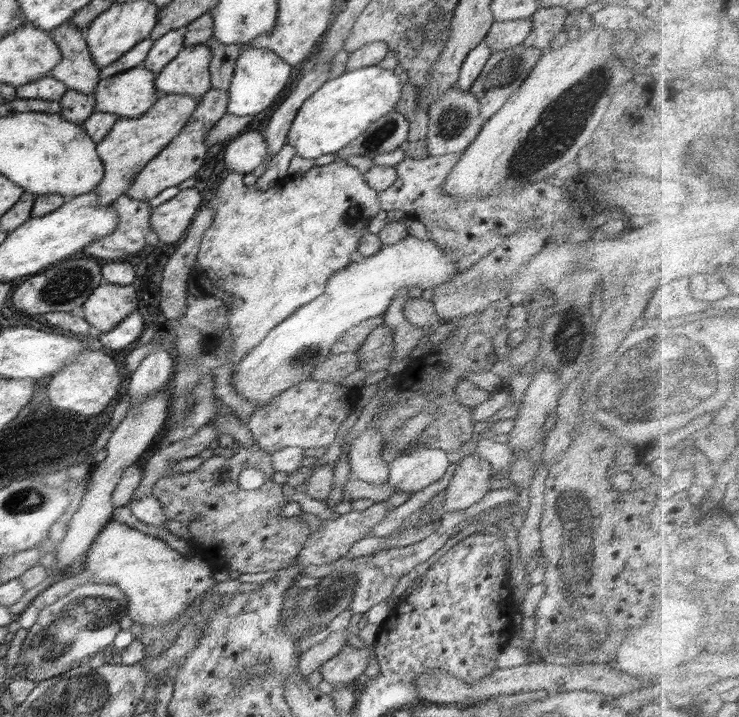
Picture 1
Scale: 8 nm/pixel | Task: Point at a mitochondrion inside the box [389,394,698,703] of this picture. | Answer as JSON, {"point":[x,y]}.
{"point":[585,597]}

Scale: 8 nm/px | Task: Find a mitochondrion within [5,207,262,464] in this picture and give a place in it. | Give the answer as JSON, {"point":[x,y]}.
{"point":[65,285]}

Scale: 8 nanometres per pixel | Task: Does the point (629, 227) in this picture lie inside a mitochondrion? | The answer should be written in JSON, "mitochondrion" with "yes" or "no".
{"mitochondrion":"no"}

